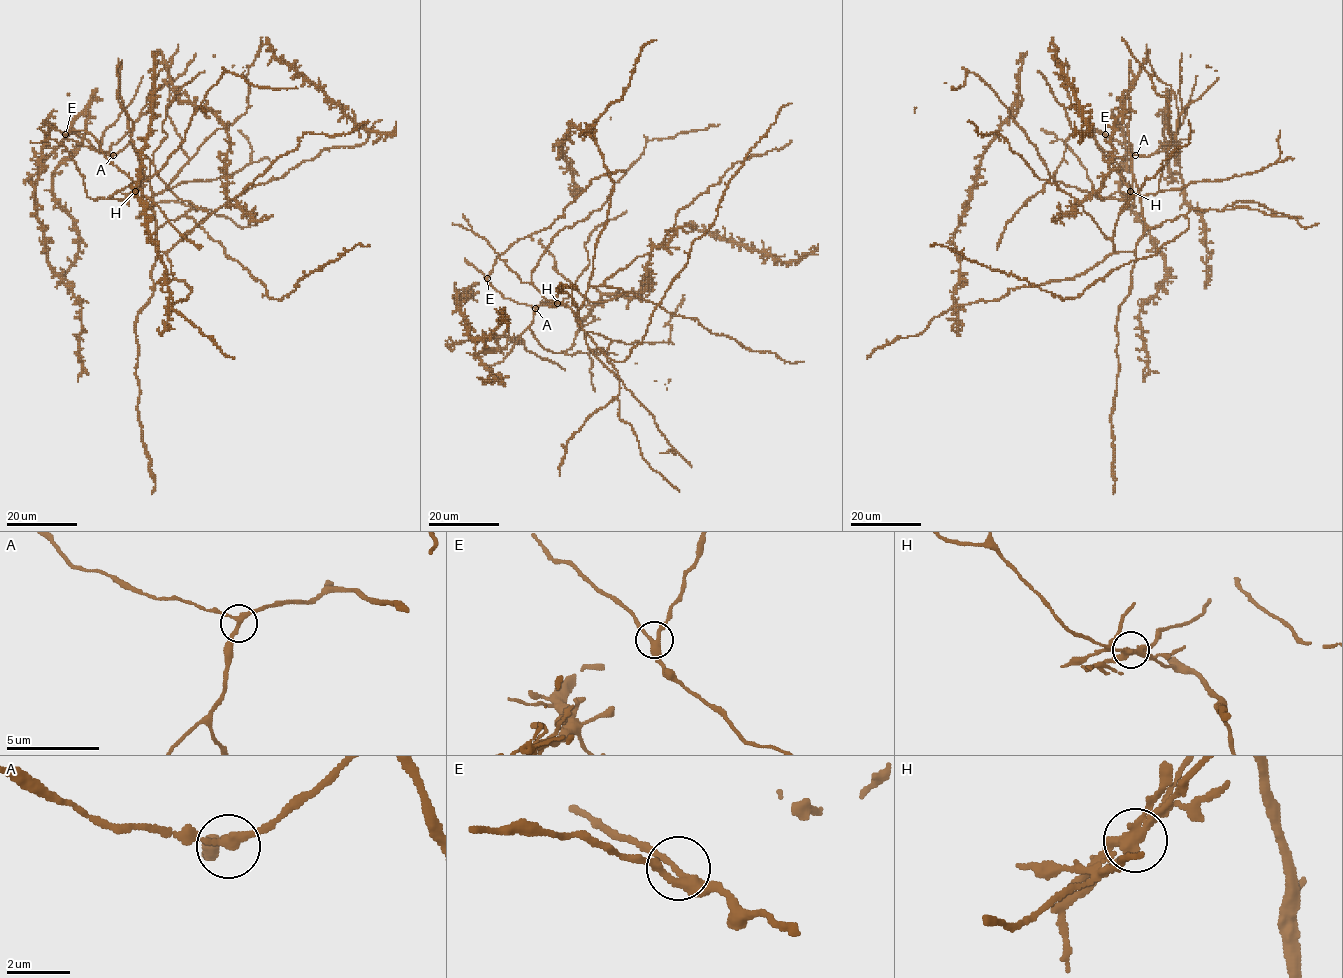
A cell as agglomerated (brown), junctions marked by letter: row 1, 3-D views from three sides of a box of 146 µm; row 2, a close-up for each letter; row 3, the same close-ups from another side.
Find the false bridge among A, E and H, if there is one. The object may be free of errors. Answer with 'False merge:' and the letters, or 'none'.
False merge: H

